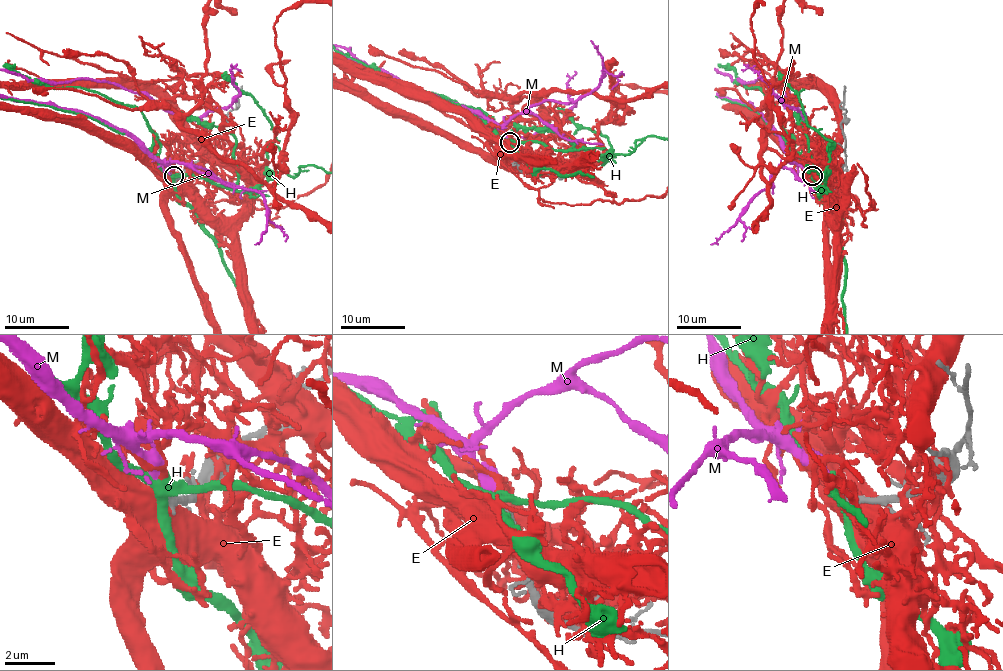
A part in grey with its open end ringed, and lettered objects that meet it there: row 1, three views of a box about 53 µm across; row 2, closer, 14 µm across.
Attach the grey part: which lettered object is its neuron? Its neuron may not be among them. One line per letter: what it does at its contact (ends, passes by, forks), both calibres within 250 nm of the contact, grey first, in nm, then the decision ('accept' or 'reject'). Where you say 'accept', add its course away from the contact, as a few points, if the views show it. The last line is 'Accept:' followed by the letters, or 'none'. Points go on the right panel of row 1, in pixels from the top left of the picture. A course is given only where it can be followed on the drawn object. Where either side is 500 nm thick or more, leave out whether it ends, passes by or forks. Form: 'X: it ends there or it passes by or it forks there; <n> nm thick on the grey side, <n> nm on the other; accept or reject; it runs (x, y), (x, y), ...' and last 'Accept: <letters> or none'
E: 220 nm thick on the grey side, 550 nm on the other; reject
H: it forks there; 300 nm thick on the grey side, 320 nm on the other; reject
M: it ends there; 280 nm thick on the grey side, 200 nm on the other; accept
Accept: M

